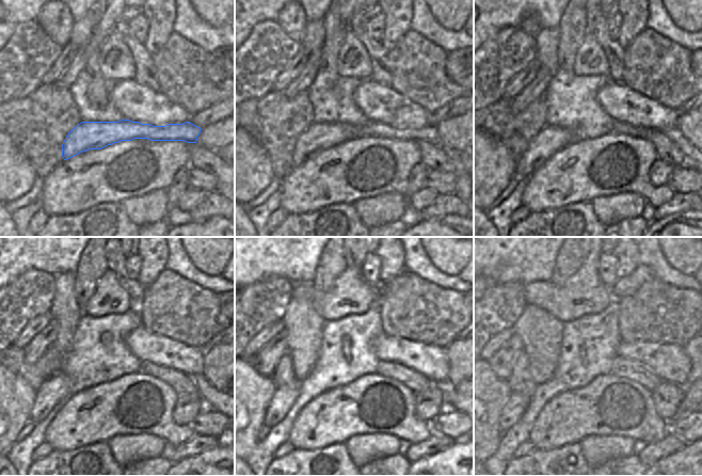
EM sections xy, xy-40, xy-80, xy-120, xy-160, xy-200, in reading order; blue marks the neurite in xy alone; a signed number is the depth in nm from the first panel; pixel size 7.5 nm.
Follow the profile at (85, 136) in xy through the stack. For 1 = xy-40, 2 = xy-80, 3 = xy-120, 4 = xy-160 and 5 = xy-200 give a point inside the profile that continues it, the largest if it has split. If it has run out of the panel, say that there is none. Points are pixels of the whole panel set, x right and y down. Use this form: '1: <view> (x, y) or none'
1: xy-40 (318, 137)
2: xy-80 (552, 139)
3: xy-120 (54, 389)
4: xy-160 (284, 397)
5: xy-200 (516, 403)

